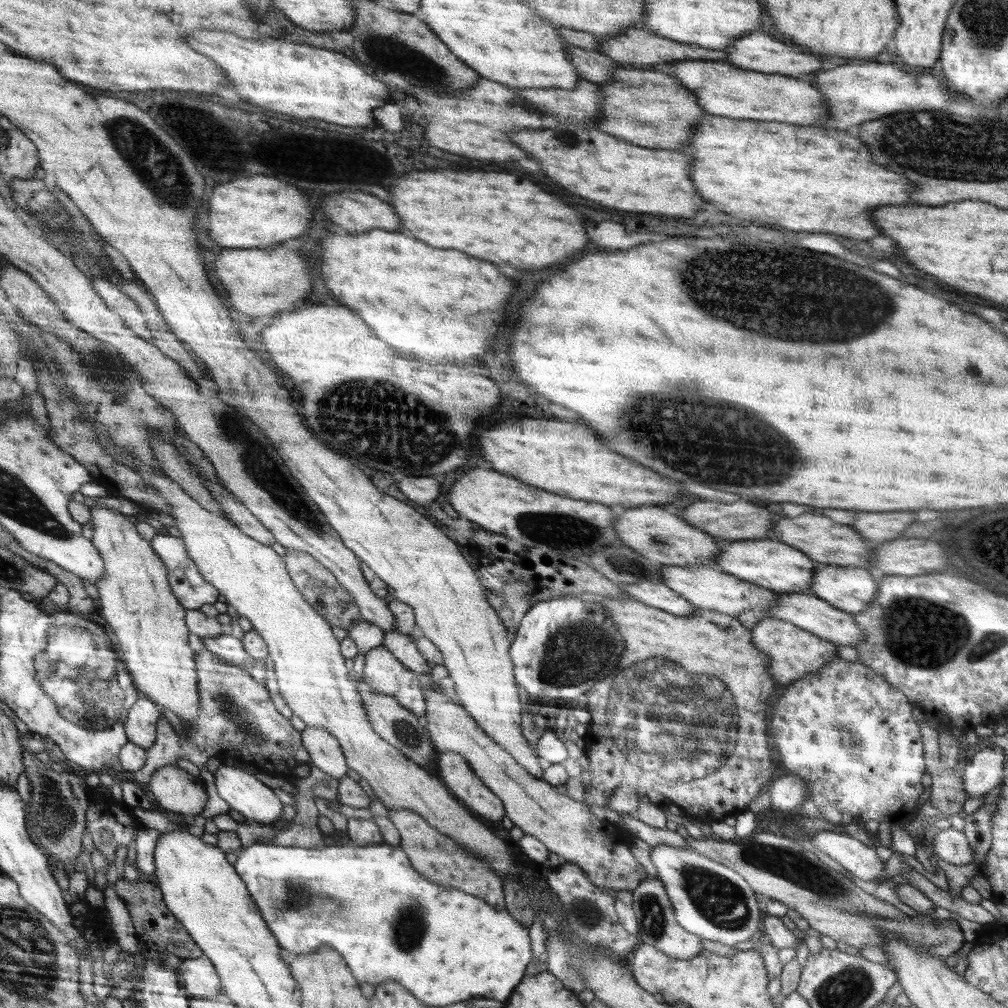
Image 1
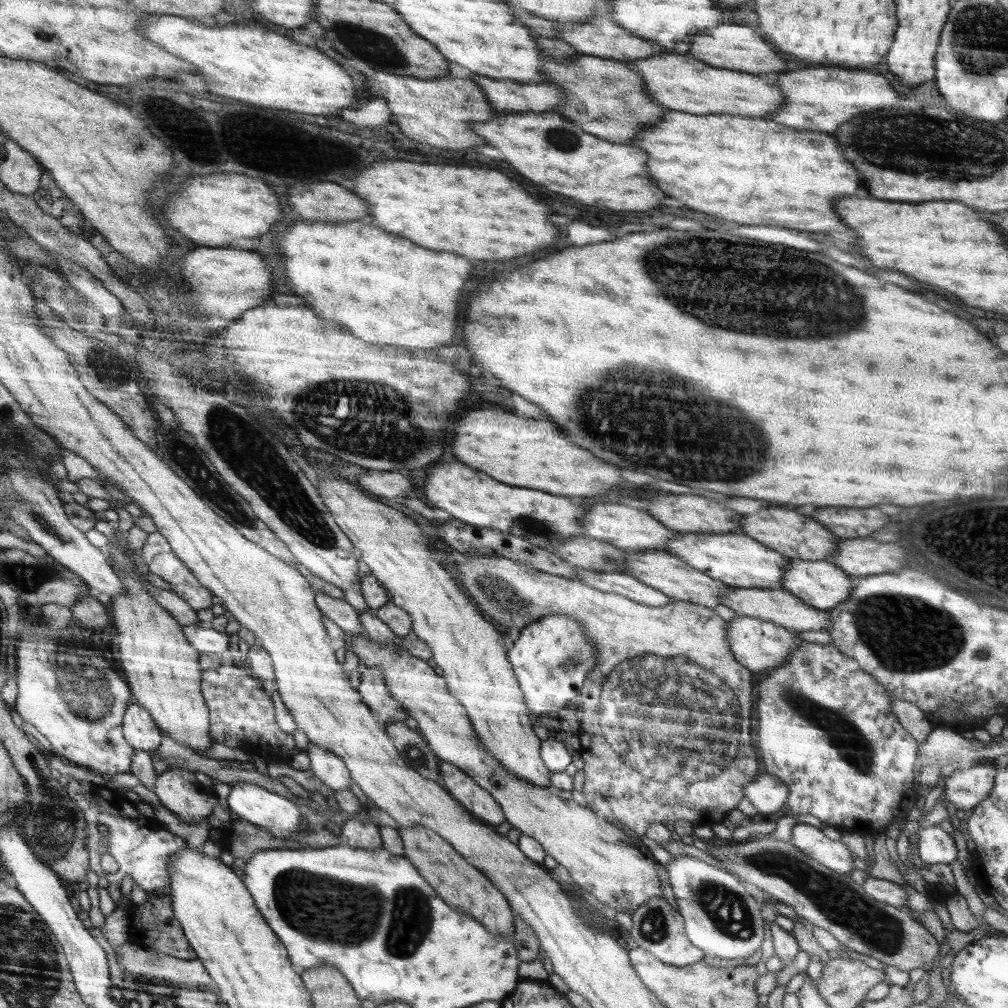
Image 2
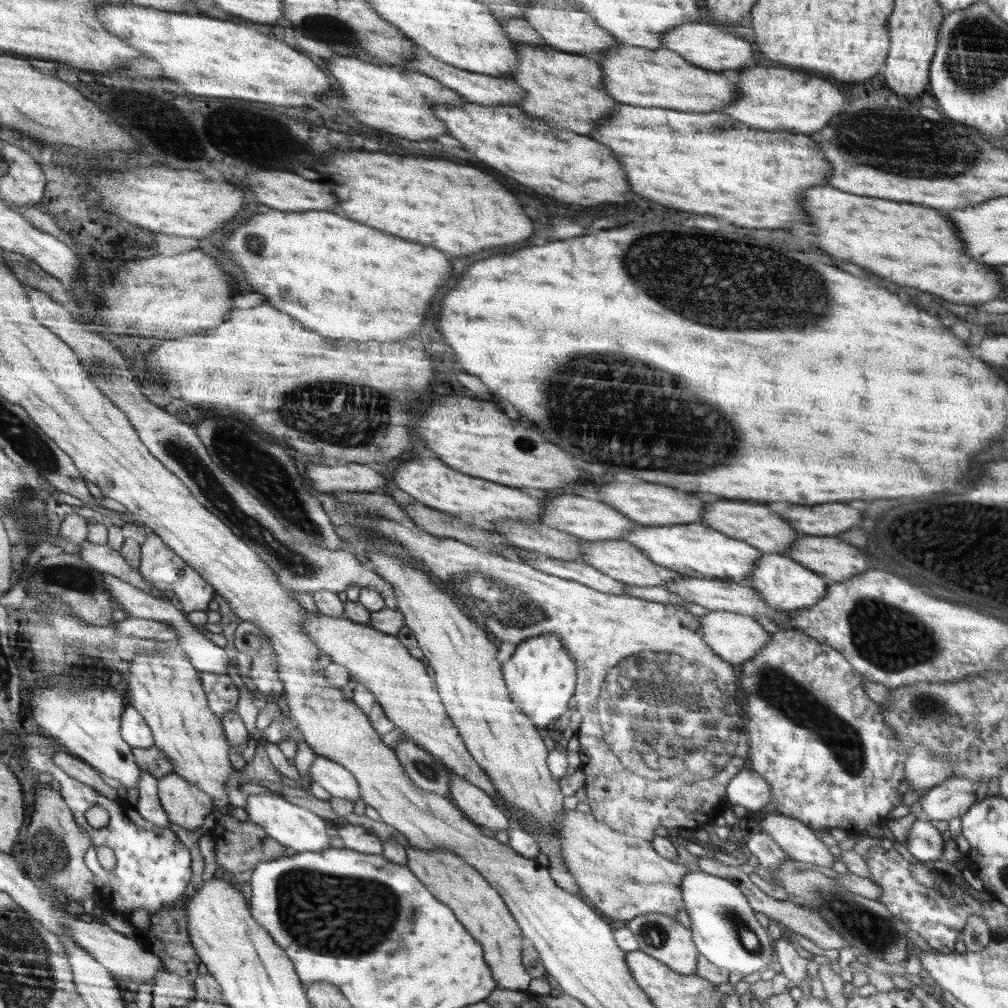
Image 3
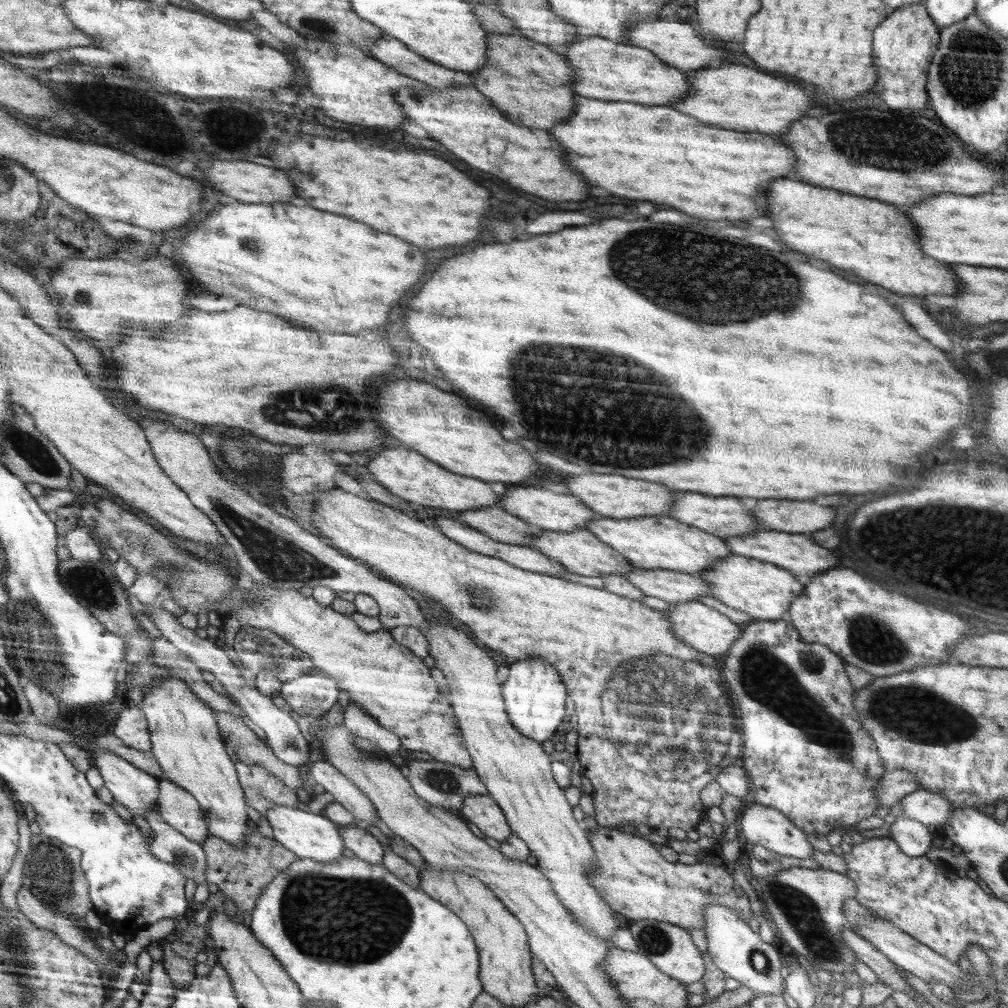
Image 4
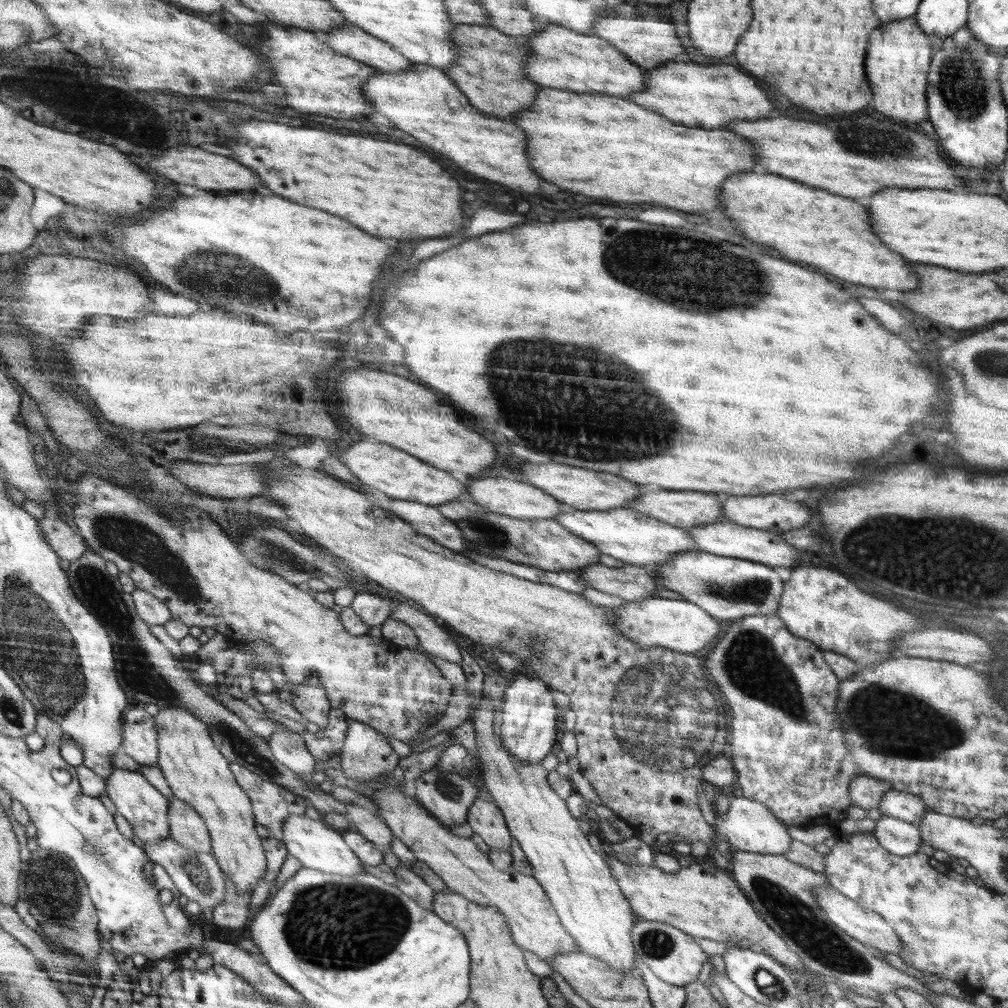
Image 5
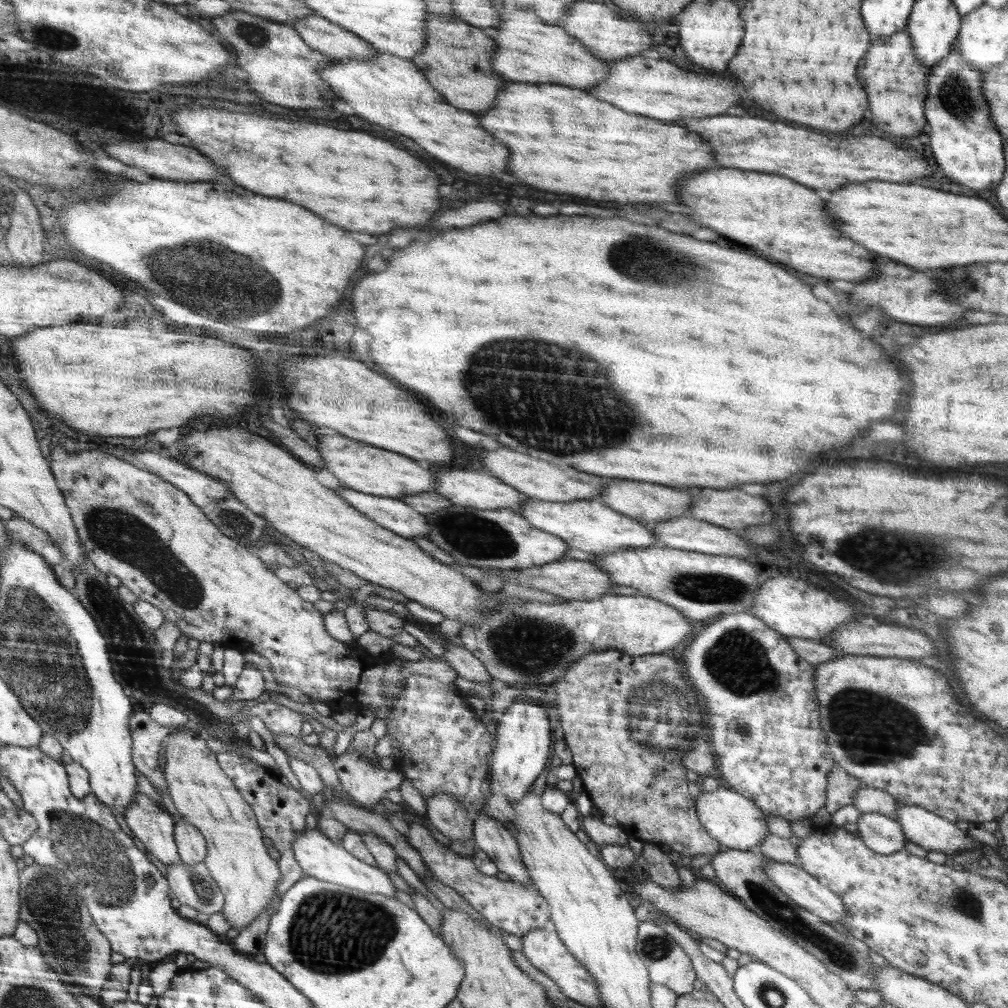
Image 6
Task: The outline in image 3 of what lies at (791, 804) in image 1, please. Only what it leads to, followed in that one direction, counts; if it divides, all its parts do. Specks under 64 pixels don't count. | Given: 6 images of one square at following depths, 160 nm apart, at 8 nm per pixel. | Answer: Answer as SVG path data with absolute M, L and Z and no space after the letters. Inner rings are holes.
M746 768L727 784L726 800L751 811L762 810L771 802L771 786L761 774Z

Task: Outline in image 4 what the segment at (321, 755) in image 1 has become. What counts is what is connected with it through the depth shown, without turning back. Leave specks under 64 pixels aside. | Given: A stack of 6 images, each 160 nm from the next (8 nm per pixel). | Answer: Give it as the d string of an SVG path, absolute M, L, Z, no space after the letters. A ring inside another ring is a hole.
M318 760L309 764L309 778L312 782L324 787L325 792L332 794L334 800L349 810L356 821L364 820L376 827L377 812L370 799L336 767L327 761Z

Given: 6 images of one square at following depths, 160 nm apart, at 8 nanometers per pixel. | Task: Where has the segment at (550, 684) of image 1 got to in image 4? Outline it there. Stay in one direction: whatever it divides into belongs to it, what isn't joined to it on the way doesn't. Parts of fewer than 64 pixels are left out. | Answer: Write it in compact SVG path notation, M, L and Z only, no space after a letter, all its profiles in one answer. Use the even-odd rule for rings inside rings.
M542 658L515 661L509 666L510 676L504 682L504 698L511 722L520 732L536 742L552 738L564 718L567 686L556 666Z

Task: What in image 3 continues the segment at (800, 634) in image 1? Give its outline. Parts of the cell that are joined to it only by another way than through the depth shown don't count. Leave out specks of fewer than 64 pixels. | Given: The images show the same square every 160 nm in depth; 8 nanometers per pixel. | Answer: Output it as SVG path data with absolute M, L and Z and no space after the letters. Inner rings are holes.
M710 611L700 616L700 633L704 642L712 648L714 654L720 656L725 662L731 664L742 664L754 659L764 645L768 643L768 632L758 624L754 617L742 614L735 614L725 611Z

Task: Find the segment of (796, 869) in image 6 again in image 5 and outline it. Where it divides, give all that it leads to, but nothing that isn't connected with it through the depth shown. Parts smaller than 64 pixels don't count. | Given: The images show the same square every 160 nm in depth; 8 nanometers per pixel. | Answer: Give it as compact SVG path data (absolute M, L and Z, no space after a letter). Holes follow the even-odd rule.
M817 886L812 891L816 896L816 902L823 908L828 920L831 920L838 928L848 933L852 938L858 939L866 947L874 947L880 952L901 954L903 942L898 938L894 929L880 916L871 910L860 906L858 902L847 898L832 886Z

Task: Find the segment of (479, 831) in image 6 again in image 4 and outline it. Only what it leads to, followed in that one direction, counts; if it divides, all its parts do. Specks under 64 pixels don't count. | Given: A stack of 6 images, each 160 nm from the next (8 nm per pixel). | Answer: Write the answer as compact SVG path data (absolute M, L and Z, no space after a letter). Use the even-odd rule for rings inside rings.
M471 794L464 798L460 811L470 822L473 822L480 830L498 841L503 841L510 837L509 822L504 818L504 811L496 806L497 802L492 800L490 794L488 796L480 796L480 794Z

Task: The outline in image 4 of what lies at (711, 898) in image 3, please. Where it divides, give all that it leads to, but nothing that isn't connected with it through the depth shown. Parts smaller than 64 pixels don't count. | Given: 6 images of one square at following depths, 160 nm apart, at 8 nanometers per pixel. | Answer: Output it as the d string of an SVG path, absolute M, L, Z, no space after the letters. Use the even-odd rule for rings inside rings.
M709 902L706 910L706 957L714 966L718 967L725 976L735 978L745 987L752 987L760 995L780 995L784 992L782 986L782 962L780 952L774 944L762 942L760 936L741 919L735 910L717 902Z

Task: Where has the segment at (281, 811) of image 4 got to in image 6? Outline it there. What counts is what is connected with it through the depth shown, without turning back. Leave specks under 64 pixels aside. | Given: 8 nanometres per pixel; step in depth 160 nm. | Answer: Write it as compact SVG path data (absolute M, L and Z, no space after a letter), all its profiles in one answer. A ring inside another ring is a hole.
M306 829L293 840L293 853L301 869L314 878L324 879L345 886L348 889L359 890L364 894L380 894L386 898L396 898L396 892L386 871L378 866L370 866L350 854L341 843L332 842L322 831Z

